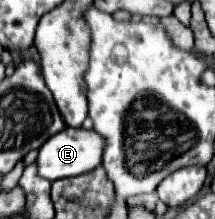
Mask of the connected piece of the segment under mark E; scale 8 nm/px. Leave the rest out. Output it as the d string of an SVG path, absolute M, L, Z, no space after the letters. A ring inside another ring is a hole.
M63 128L55 136L51 136L39 150L39 176L47 180L61 180L61 178L71 178L79 176L85 172L91 172L93 168L101 166L101 152L105 150L105 138L93 130L85 128Z

